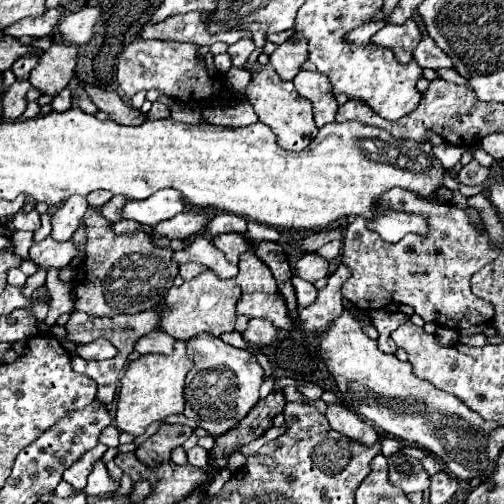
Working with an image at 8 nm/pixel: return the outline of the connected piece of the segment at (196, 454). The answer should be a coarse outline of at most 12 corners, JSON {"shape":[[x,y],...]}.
{"shape":[[201,446],[187,450],[187,460],[197,468],[207,468],[207,450]]}

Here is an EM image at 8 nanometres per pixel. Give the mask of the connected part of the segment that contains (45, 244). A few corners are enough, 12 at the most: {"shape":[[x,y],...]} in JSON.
{"shape":[[51,236],[33,244],[29,256],[39,268],[63,268],[77,254],[73,240]]}

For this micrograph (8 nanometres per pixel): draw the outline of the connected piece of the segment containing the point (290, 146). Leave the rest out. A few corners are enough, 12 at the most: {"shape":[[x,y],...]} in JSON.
{"shape":[[251,66],[245,96],[287,150],[317,136],[313,104],[273,68]]}

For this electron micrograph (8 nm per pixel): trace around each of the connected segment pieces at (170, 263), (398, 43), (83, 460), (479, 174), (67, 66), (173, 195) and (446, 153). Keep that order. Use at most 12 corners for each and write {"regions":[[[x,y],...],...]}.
{"regions":[[[83,216],[75,310],[137,314],[157,306],[179,264],[143,232]],[[413,18],[401,26],[387,24],[371,42],[397,52],[407,64],[423,38]],[[98,443],[63,472],[63,480],[82,492],[94,463],[107,450]],[[475,160],[459,172],[459,182],[467,186],[483,184],[489,168]],[[55,42],[29,82],[59,94],[73,78],[77,48]],[[167,188],[145,200],[129,200],[123,218],[153,226],[187,204]],[[449,143],[433,147],[446,169],[458,163],[464,146]]]}

